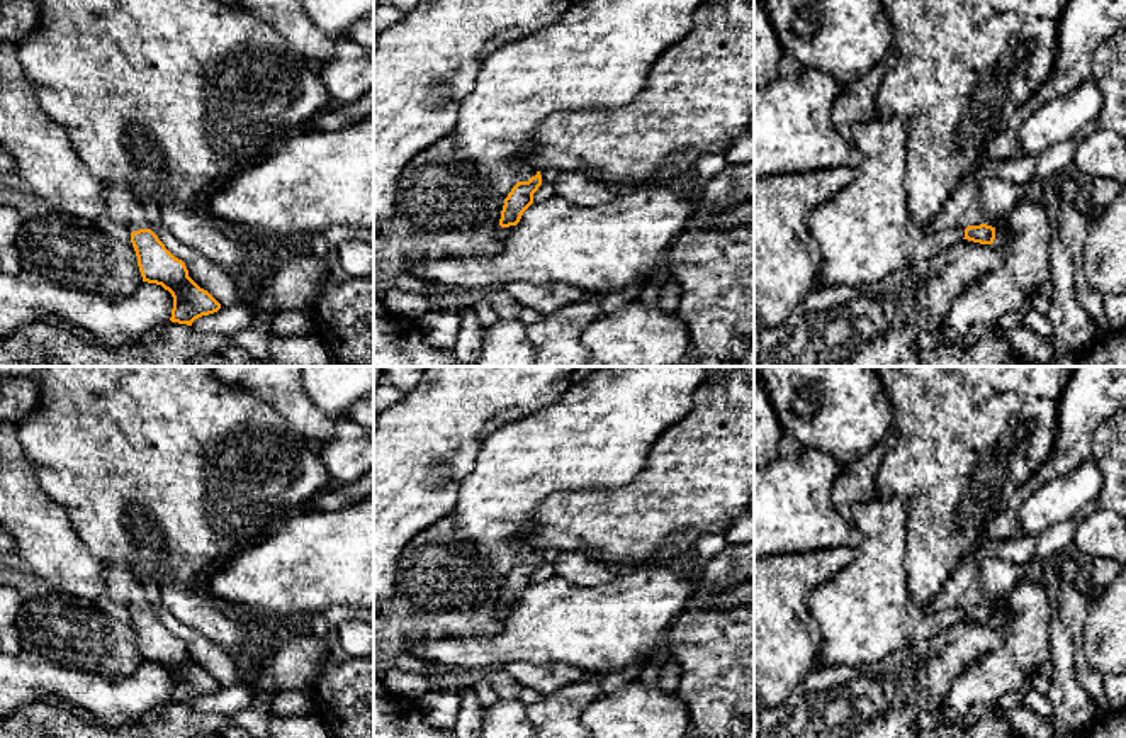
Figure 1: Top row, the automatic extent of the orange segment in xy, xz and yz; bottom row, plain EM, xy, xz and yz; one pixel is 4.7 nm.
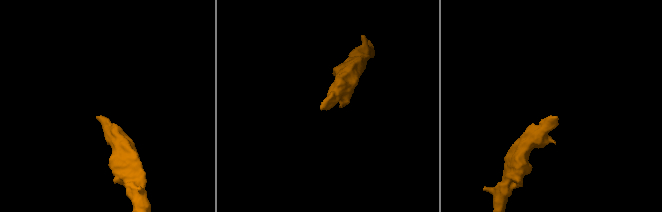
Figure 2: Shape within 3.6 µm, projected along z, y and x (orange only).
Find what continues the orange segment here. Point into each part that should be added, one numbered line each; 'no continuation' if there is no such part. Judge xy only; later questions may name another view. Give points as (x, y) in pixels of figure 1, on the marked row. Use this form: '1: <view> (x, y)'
1: xy (121, 206)

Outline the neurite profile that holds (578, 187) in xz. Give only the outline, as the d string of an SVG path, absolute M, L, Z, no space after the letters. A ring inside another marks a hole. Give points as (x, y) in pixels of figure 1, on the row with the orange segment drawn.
M560 171L552 185L557 197L576 205L598 205L620 195L618 185L589 171Z

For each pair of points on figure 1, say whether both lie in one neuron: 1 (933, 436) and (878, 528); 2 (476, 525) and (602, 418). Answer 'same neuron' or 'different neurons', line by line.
1: different neurons
2: same neuron

